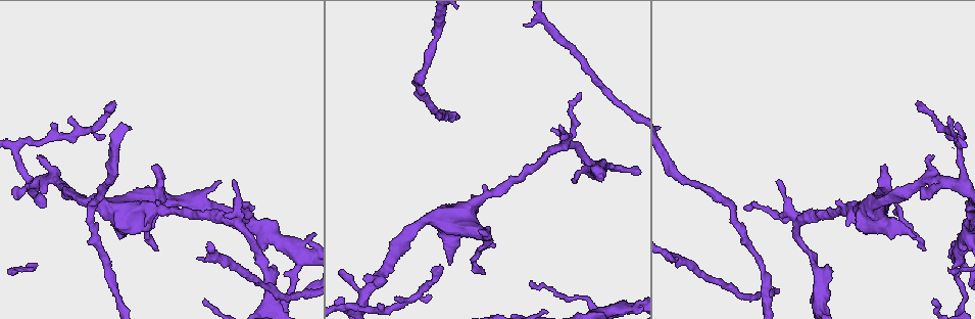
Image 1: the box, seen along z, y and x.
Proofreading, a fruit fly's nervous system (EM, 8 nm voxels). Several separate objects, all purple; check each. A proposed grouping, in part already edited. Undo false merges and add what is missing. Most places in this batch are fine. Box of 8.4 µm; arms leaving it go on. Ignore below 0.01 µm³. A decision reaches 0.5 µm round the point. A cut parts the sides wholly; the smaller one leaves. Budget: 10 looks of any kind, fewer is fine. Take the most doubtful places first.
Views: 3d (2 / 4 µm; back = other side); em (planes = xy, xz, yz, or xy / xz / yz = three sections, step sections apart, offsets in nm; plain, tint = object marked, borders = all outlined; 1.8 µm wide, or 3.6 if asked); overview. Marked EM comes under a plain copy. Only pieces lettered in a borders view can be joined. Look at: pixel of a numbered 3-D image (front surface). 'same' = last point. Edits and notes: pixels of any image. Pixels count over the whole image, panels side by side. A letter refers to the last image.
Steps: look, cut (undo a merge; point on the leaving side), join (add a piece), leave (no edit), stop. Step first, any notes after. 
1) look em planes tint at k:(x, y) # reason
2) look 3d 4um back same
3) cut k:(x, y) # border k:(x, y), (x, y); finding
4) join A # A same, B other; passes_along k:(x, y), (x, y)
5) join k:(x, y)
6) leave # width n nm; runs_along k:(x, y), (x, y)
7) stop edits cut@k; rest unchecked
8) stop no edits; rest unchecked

look 3d 2um at 1:(628, 305) # abrupt turn

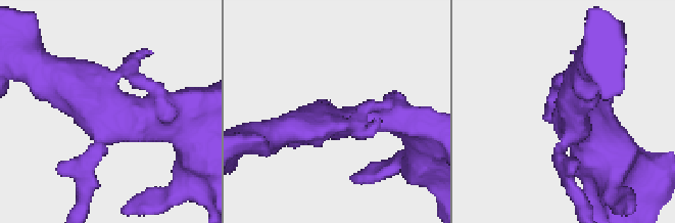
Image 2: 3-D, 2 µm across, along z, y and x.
look em xz step 4 borders at 2:(570, 117)

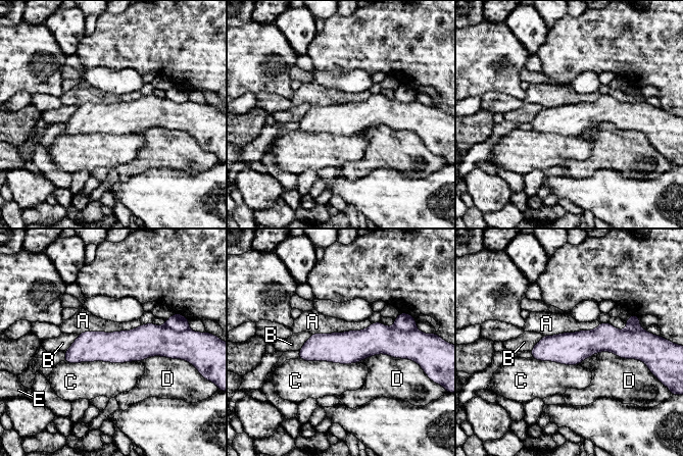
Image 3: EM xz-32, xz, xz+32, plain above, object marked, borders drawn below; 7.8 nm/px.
look em yz step 8 borders same # another direction

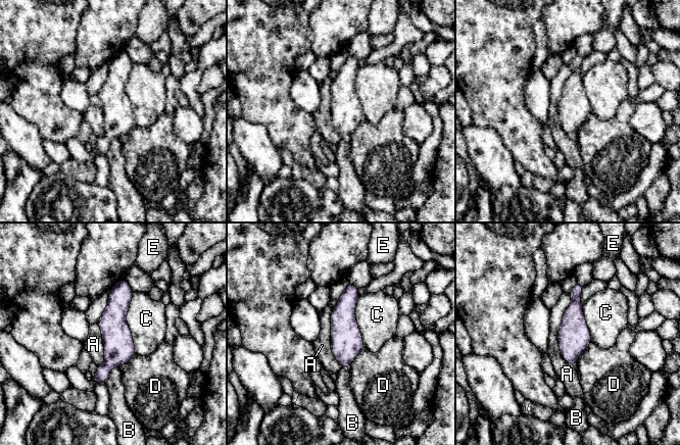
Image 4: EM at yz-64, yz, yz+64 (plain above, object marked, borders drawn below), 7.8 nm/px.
leave # longest_contact A 600 nm; A other, B other, C other, D other, E other; border 4:(569, 293), (557, 345), (573, 366); all the same neuron

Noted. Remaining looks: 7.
look em 3.6um yz step 16 borders at 1:(916, 103) # branch stops here

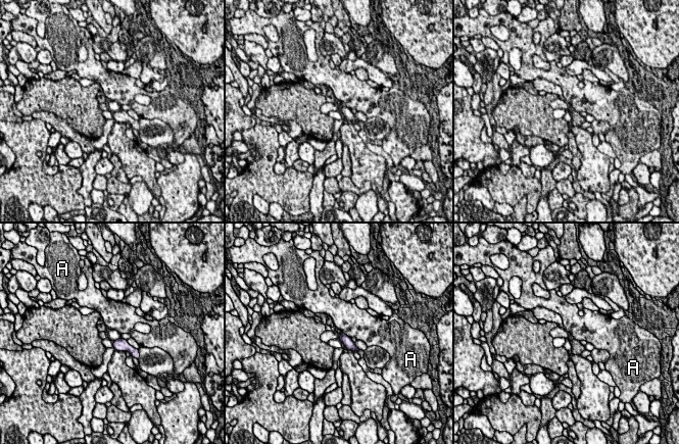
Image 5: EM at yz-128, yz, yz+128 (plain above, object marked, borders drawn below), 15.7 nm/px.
look em 3.6um planes borders same # cut it another way

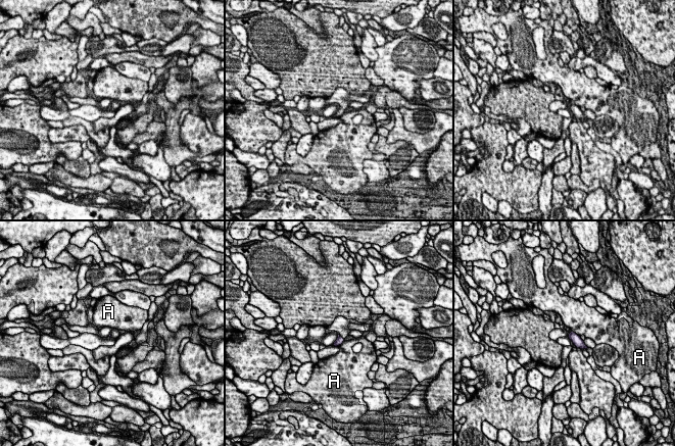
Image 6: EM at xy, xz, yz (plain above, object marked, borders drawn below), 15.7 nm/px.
leave # A other; border 6:(344, 339), (337, 346); none of them fits

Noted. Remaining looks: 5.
look 3d 4um back at 1:(916, 236)

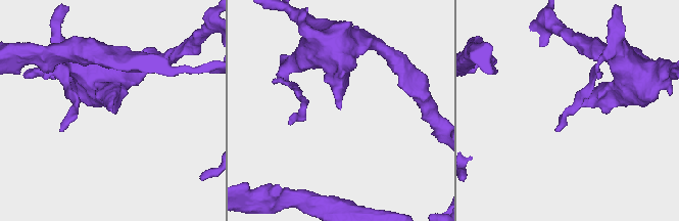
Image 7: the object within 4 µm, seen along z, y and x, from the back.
look em yz step 8 borders at 7:(112, 109) # now the EM

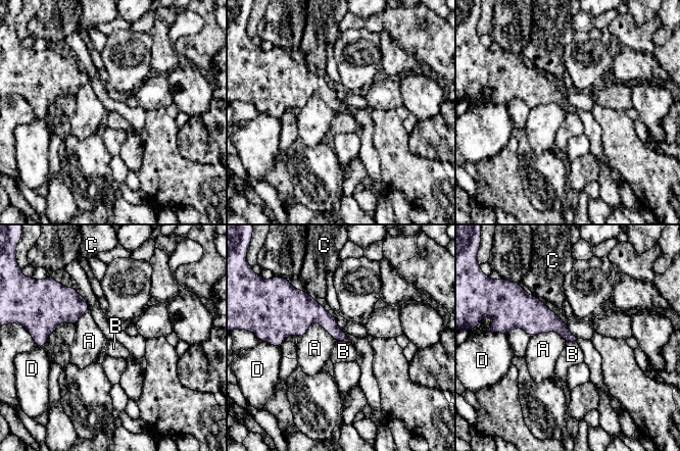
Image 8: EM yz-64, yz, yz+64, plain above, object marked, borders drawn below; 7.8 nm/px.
leave # A other, B other, C other, D other; none of them fits

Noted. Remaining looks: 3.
look 3d 4um at 1:(531, 283) # tapers out

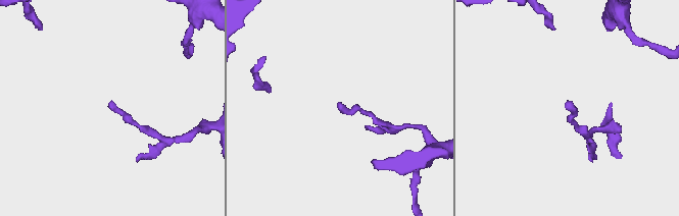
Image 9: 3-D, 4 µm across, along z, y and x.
look em 3.6um xy step 8 tint at 9:(567, 103)

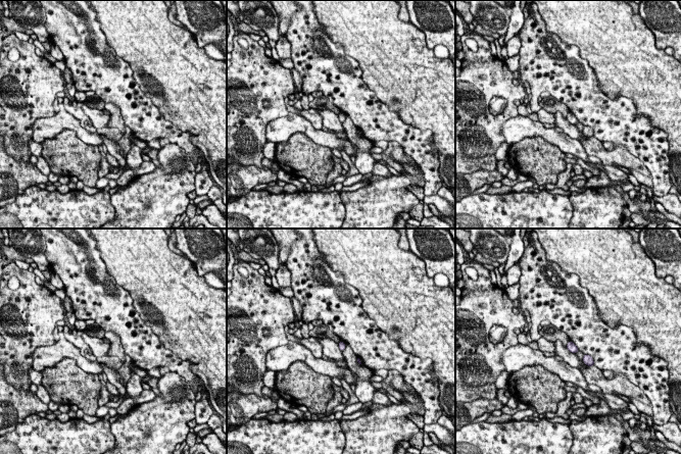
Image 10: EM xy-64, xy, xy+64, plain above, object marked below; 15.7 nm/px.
look em 3.6um planes borders same # another direction

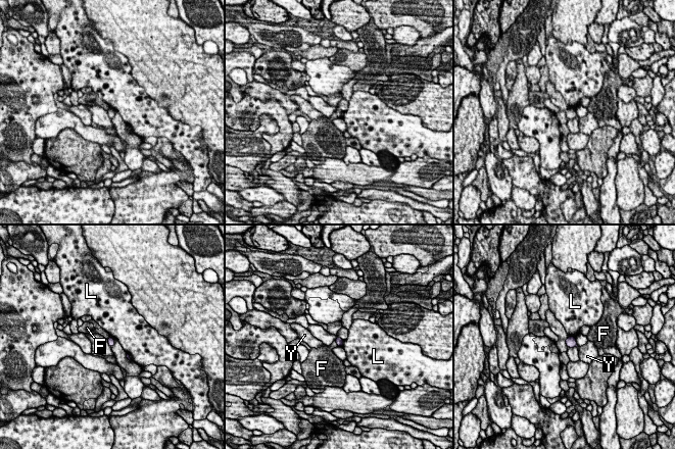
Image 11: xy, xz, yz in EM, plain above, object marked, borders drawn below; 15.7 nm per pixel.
leave # F other, L other, Y other; border 11:(335, 340), (338, 345); none of them fits

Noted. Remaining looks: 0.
stop no edits; rest unchecked

